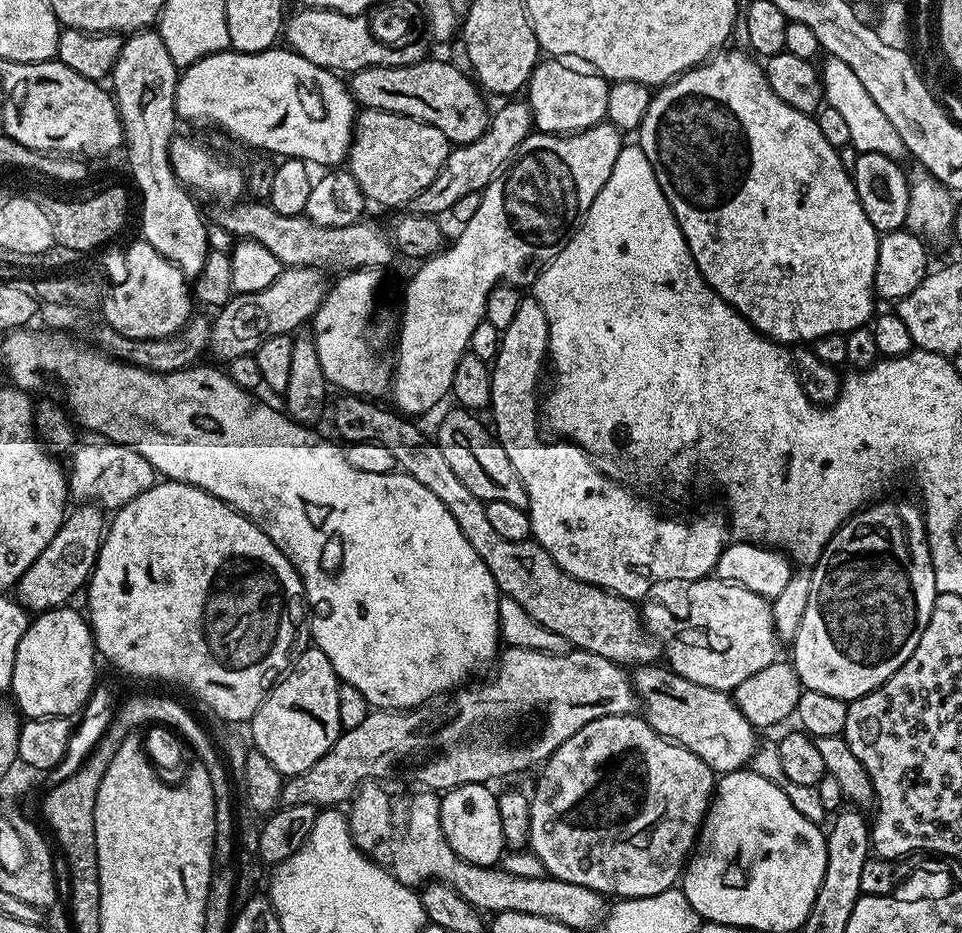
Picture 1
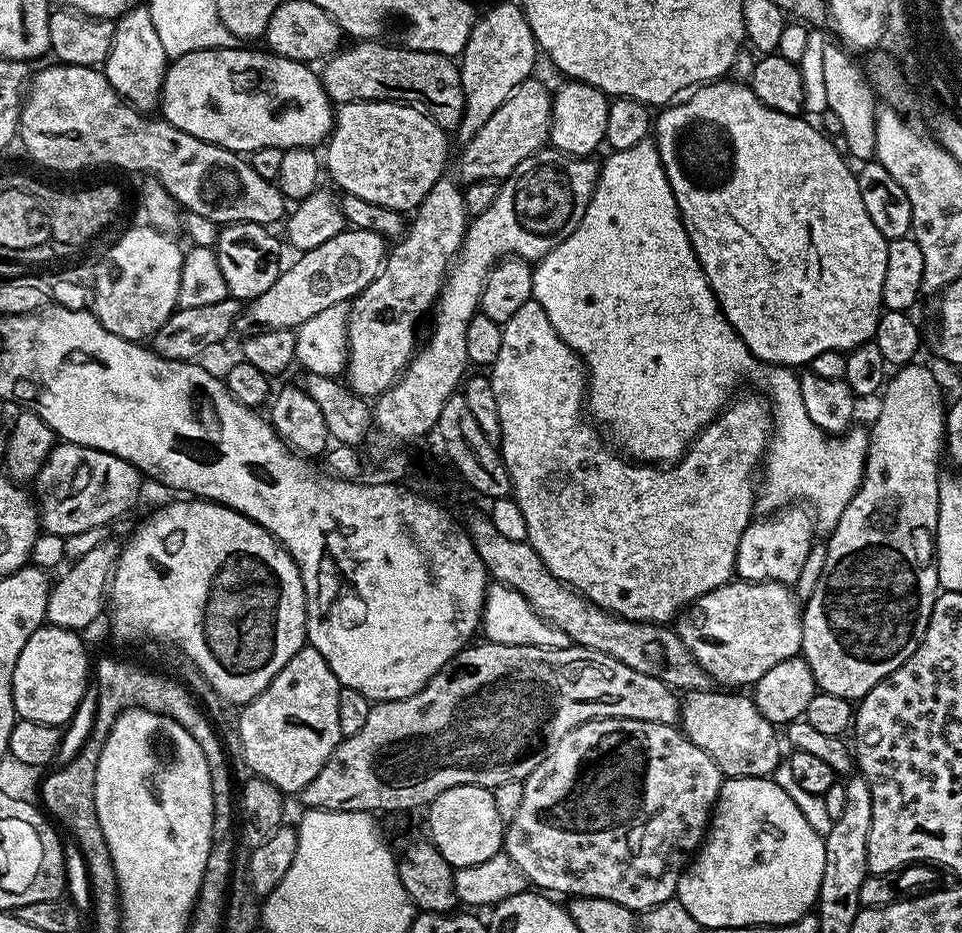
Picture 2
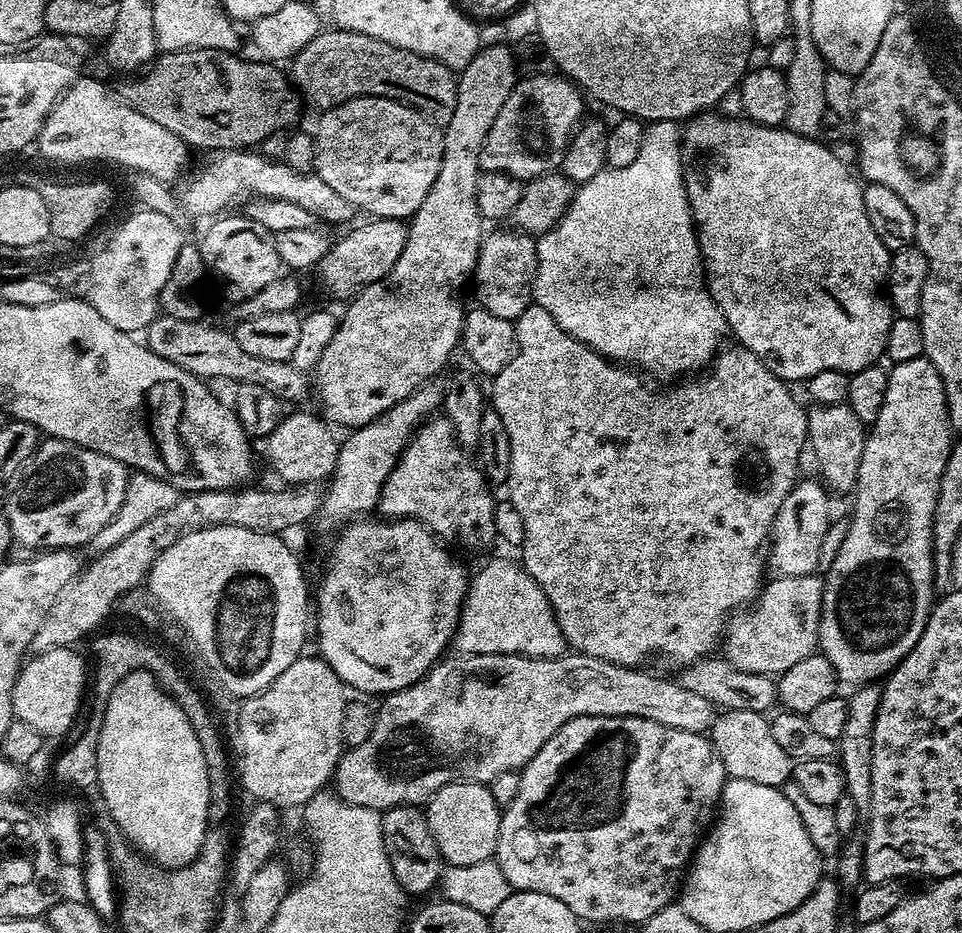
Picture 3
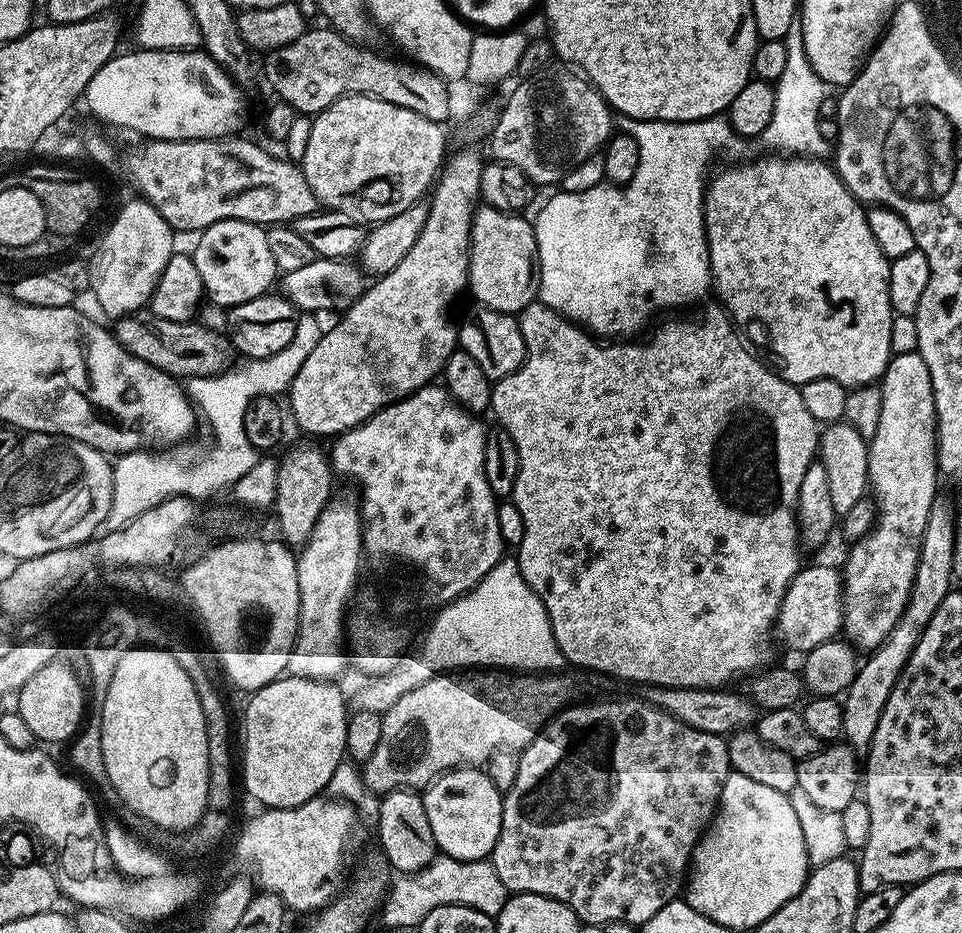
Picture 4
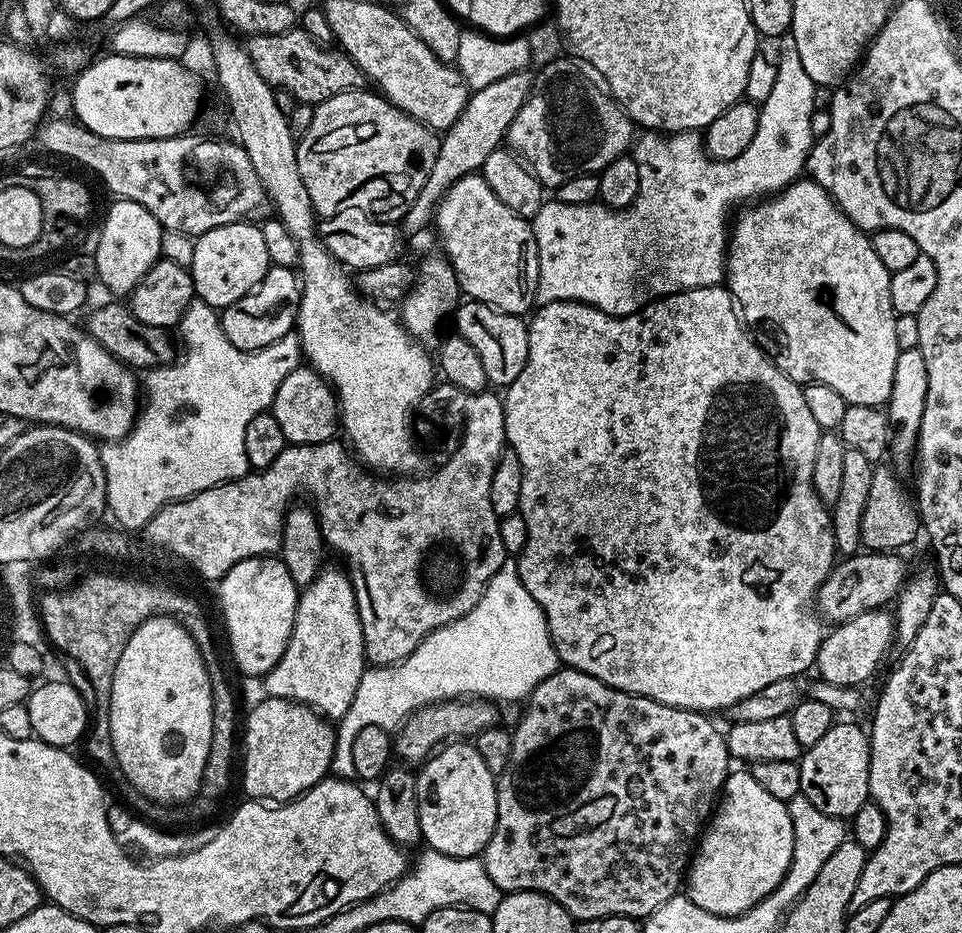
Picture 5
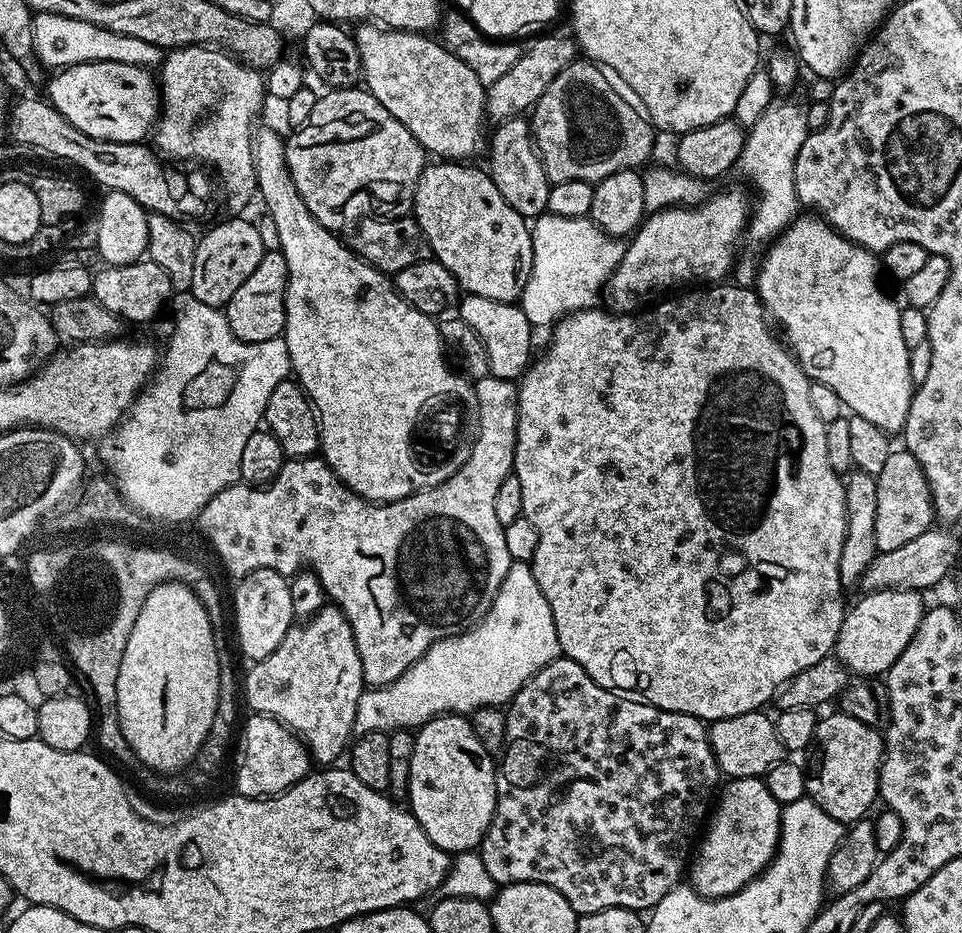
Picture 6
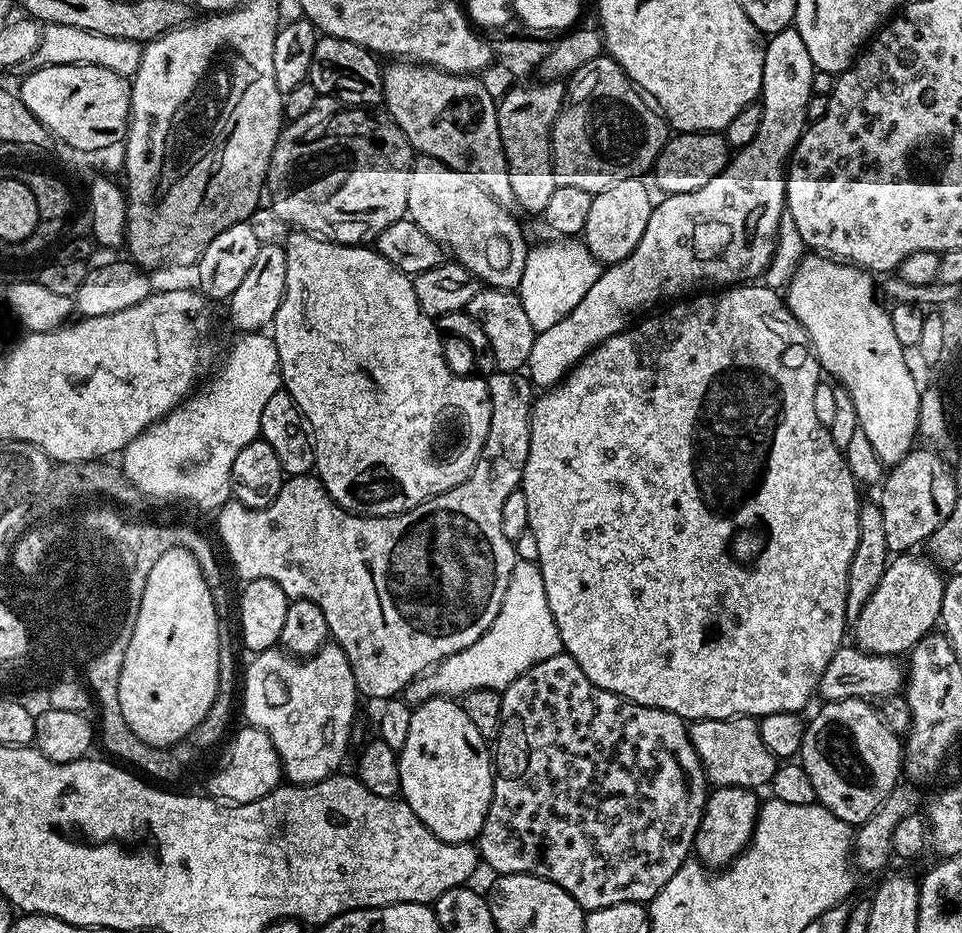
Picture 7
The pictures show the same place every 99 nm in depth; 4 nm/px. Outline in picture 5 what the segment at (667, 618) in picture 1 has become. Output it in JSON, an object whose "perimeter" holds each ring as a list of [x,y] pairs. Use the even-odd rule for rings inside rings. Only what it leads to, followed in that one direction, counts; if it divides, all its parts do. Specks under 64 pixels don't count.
{"perimeter":[[[864,550],[855,556],[841,559],[816,592],[814,604],[817,609],[820,607],[819,615],[825,621],[832,620],[833,625],[845,624],[858,614],[891,605],[900,595],[900,589],[904,587],[904,581],[910,575],[910,568],[904,565],[900,556],[903,555],[896,552]]]}

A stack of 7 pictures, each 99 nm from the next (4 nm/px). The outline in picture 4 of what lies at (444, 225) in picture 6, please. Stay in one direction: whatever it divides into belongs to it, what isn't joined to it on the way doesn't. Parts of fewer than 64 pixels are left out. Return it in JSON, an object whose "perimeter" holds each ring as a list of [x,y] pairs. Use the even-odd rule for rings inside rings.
{"perimeter":[[[487,206],[477,207],[473,214],[468,243],[467,291],[472,292],[477,305],[519,314],[537,299],[536,229],[531,219],[524,218]]]}

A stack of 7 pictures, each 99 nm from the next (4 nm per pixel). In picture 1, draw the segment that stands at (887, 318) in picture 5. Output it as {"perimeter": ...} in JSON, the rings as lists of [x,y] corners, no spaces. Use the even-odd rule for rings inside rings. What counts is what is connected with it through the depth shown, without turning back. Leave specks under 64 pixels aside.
{"perimeter":[[[728,51],[717,52],[712,59],[705,60],[697,68],[691,68],[669,84],[663,85],[653,95],[650,110],[646,110],[646,118],[642,118],[642,126],[638,130],[640,149],[644,151],[646,158],[650,158],[650,166],[654,166],[654,178],[658,178],[658,186],[662,186],[666,202],[670,202],[670,210],[674,210],[674,218],[690,246],[690,254],[704,276],[704,281],[728,305],[741,312],[752,323],[752,327],[778,344],[804,346],[826,334],[847,334],[855,328],[865,327],[874,316],[872,300],[874,301],[876,291],[880,236],[870,218],[866,218],[866,210],[862,210],[862,202],[856,193],[856,183],[843,169],[837,148],[826,140],[817,121],[807,112],[794,110],[794,106],[786,106],[786,102],[782,102],[782,98],[778,98],[778,94],[770,90],[763,67],[747,51]]]}

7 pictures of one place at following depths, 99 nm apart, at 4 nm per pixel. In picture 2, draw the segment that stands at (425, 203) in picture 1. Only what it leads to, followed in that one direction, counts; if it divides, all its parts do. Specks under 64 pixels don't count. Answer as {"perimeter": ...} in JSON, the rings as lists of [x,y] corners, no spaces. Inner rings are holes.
{"perimeter":[[[537,78],[524,80],[513,90],[510,98],[490,114],[490,119],[474,138],[463,145],[460,161],[456,164],[455,175],[461,185],[490,180],[503,181],[518,166],[518,162],[526,162],[530,154],[540,151],[549,143],[548,127],[552,124],[552,96],[544,89],[544,84]]]}

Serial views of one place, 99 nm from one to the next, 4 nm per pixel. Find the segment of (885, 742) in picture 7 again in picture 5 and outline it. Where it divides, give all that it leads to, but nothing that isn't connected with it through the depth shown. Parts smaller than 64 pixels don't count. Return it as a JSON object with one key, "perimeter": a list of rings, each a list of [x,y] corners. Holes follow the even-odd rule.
{"perimeter":[[[833,723],[826,735],[814,746],[810,746],[801,755],[800,795],[805,796],[811,804],[818,806],[822,814],[851,818],[853,814],[869,803],[870,786],[870,746],[869,733],[856,724]]]}

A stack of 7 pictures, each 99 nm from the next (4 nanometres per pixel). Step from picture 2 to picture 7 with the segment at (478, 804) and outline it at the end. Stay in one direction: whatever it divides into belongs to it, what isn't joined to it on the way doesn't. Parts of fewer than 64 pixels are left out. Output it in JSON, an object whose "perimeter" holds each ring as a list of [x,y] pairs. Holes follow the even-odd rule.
{"perimeter":[[[434,696],[431,700],[423,701],[412,709],[412,717],[410,718],[410,731],[406,733],[406,746],[402,746],[402,750],[398,753],[400,758],[400,796],[404,803],[410,806],[410,810],[414,810],[414,814],[418,814],[418,818],[426,825],[433,834],[442,842],[450,842],[451,844],[467,844],[475,841],[480,835],[484,819],[488,813],[488,807],[492,801],[492,782],[494,779],[494,756],[490,751],[489,741],[482,738],[482,734],[478,734],[478,729],[470,723],[470,718],[466,718],[463,707],[455,699],[445,698],[443,696]]]}

